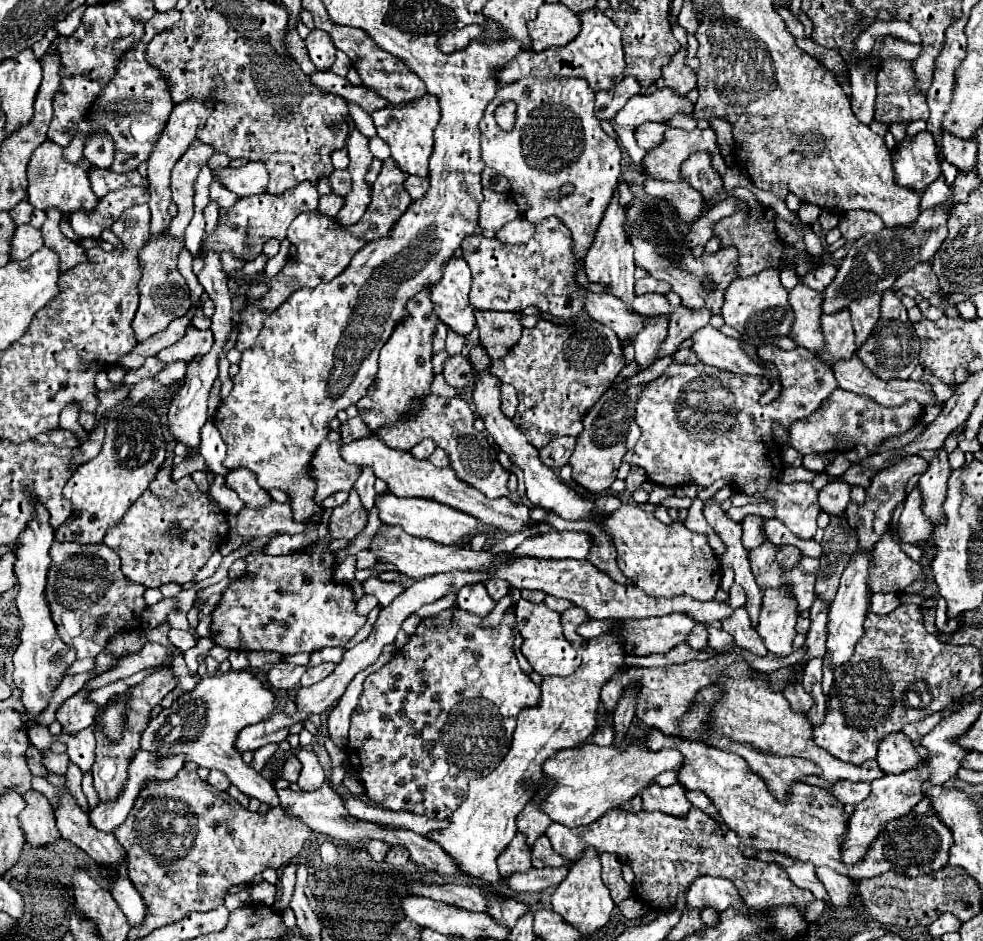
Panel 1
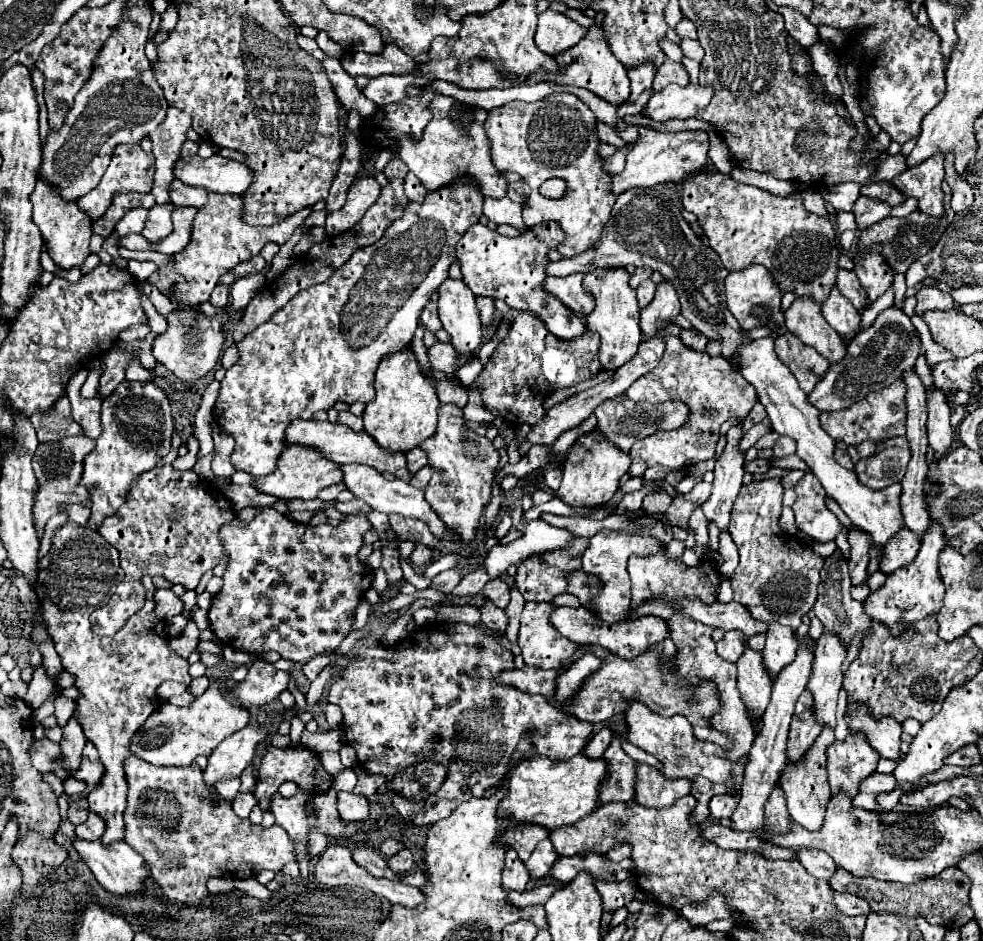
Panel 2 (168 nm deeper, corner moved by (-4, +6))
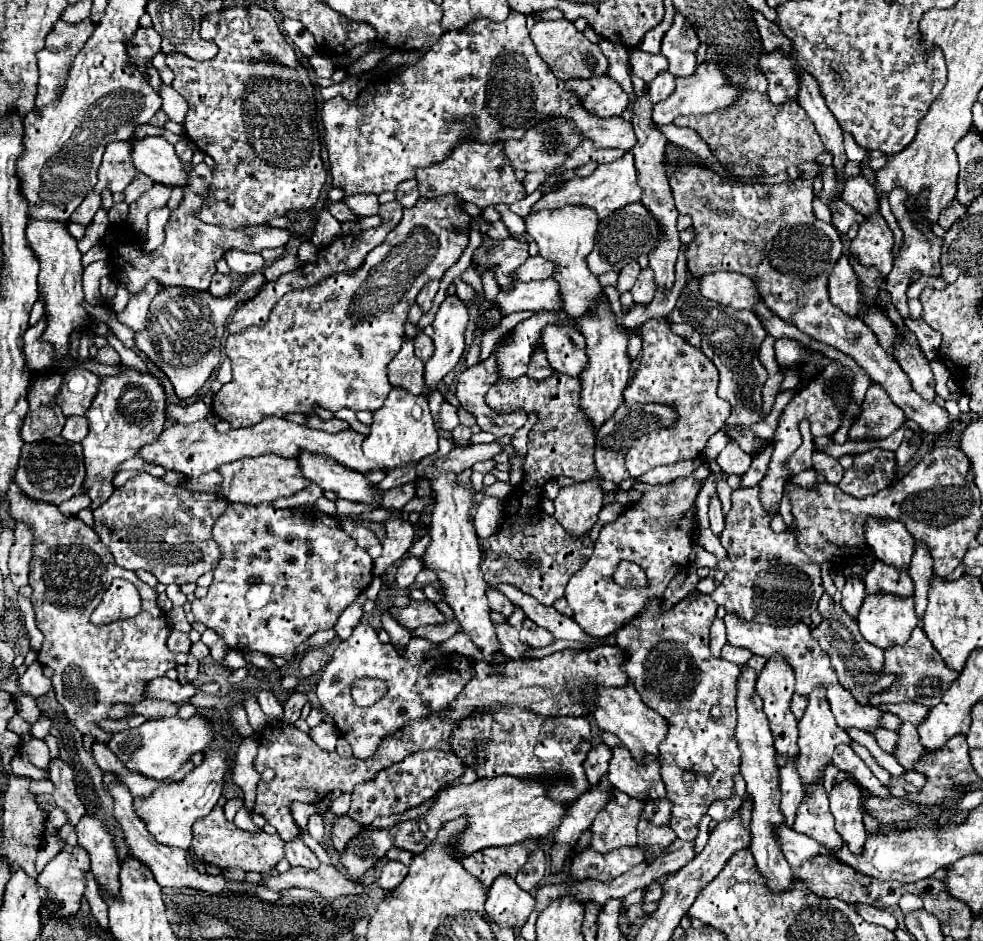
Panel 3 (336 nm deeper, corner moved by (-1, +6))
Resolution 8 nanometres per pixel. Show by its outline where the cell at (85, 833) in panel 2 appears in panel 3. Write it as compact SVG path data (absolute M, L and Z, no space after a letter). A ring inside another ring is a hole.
M66 845L48 865L46 869L40 873L38 877L38 885L46 889L46 899L44 905L40 907L40 915L42 917L74 917L80 911L80 903L84 897L84 889L86 889L86 871L90 869L90 857L88 853L84 853L82 847L74 845Z

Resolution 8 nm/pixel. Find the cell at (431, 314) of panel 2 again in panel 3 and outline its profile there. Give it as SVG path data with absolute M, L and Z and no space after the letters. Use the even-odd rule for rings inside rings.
M430 281L430 285L426 285L426 287L418 293L416 303L420 305L420 309L422 309L424 313L432 307L432 299L434 299L434 295L436 295L436 291L438 291L438 283L440 283L440 281Z

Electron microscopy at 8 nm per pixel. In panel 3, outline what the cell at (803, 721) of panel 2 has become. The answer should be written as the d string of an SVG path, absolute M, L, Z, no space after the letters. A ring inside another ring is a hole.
M792 761L780 769L780 791L782 791L780 813L784 815L784 825L792 827L794 819L796 819L796 809L798 809L800 801L804 799L802 783L800 783L800 777L796 771L796 761Z

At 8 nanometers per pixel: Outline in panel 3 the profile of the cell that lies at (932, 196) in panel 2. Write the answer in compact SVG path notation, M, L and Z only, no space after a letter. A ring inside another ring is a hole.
M894 189L890 193L890 197L888 197L892 213L894 213L896 221L898 221L898 227L904 233L904 241L902 241L902 247L900 247L898 255L894 257L894 267L886 277L886 289L892 295L892 305L898 309L902 319L908 319L910 309L908 309L908 301L906 301L906 291L908 291L908 287L912 283L912 273L920 273L920 275L926 275L926 277L940 277L942 269L940 269L940 239L926 225L924 225L924 229L916 229L912 225L910 213L904 207L904 197L906 197L904 189Z

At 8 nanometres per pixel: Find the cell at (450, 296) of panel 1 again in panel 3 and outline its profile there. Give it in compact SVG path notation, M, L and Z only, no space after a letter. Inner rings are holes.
M452 295L440 305L434 327L434 355L424 363L424 391L428 397L430 391L438 389L442 379L456 367L464 353L464 331L468 325L468 309L464 303Z

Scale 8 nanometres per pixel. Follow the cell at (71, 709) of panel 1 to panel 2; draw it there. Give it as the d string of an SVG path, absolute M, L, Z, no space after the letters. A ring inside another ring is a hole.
M73 715L67 725L63 727L63 739L61 739L61 753L63 753L63 759L65 759L65 765L71 769L71 771L77 771L79 767L79 761L81 761L81 751L85 747L87 739L85 739L85 733L83 733L83 727L79 725L79 719Z

